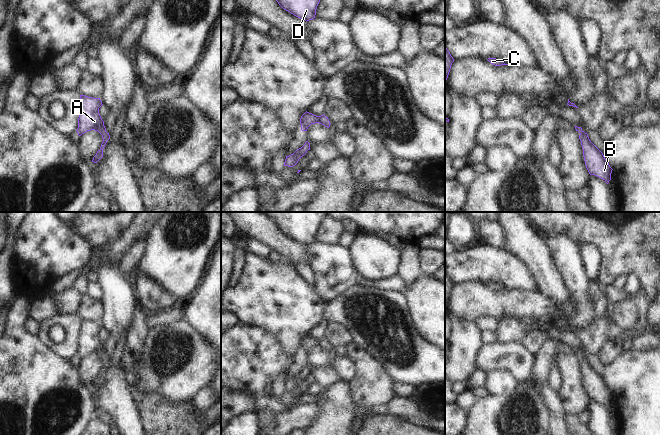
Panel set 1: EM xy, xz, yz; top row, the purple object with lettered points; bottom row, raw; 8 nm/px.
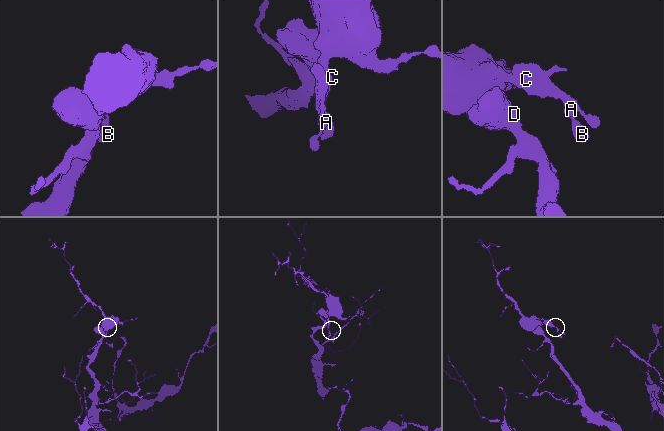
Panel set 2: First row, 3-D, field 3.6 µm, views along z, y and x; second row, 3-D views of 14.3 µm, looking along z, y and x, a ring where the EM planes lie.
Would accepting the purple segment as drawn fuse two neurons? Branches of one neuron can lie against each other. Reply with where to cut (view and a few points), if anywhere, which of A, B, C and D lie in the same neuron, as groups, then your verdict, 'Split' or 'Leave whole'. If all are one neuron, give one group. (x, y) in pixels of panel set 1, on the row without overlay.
No split. Groups: A B C D. Leave whole

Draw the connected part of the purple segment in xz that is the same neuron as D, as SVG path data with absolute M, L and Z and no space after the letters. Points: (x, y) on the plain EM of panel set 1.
M263 212L278 228L306 246L315 242L326 212Z

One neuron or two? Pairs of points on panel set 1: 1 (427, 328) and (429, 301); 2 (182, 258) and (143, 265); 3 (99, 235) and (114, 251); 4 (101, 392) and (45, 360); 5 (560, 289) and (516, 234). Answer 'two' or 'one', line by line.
1: one
2: one
3: two
4: two
5: one

